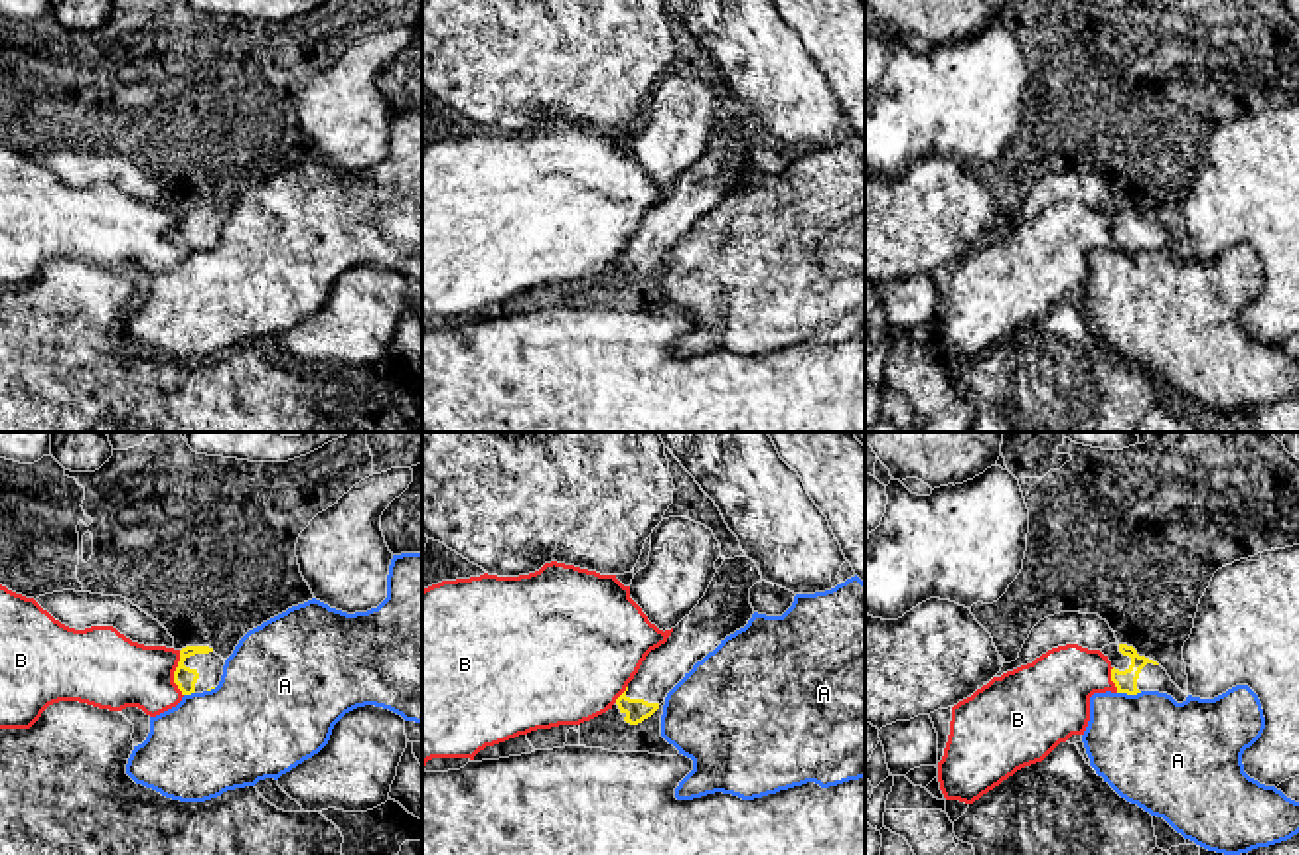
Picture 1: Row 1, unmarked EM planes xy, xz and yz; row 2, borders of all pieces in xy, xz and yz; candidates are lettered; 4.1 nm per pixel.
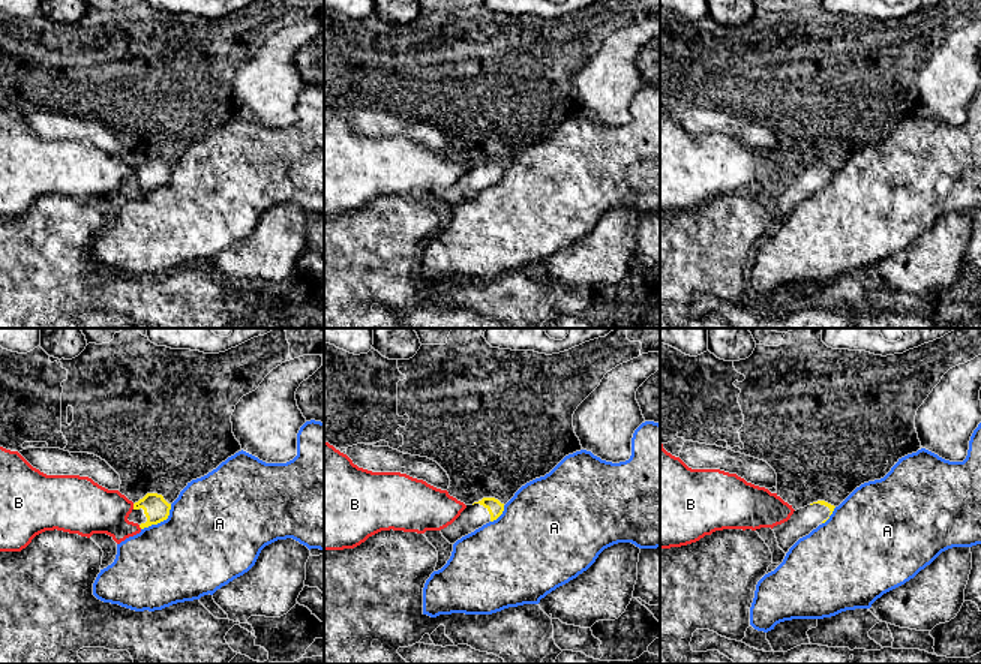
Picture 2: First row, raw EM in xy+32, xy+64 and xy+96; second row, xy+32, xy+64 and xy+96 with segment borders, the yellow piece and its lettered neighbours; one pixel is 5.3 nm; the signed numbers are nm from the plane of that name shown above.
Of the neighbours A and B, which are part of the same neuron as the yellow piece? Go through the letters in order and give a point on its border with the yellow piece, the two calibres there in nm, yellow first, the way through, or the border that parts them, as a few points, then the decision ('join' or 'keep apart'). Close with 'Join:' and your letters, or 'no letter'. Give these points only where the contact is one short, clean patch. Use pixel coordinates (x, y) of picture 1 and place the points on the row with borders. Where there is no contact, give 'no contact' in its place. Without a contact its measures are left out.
A: meets yellow in yz at (1130, 694); 90 nm thick on the yellow side, 440 nm on the other; border along yz (1142, 692), (1118, 694); keep apart
B: meets yellow in xy at (174, 674); 90 nm thick on the yellow side, 300 nm on the other; border along xy (178, 650), (174, 684), (182, 696); keep apart
Join: no letter

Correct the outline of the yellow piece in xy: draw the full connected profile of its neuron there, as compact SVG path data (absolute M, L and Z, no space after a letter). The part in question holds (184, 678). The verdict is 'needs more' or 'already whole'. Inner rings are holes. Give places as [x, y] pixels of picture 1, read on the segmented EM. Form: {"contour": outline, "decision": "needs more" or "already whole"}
{"contour": "M186 646L174 671L182 695L211 691L219 685L225 660L209 646Z", "decision": "needs more"}

